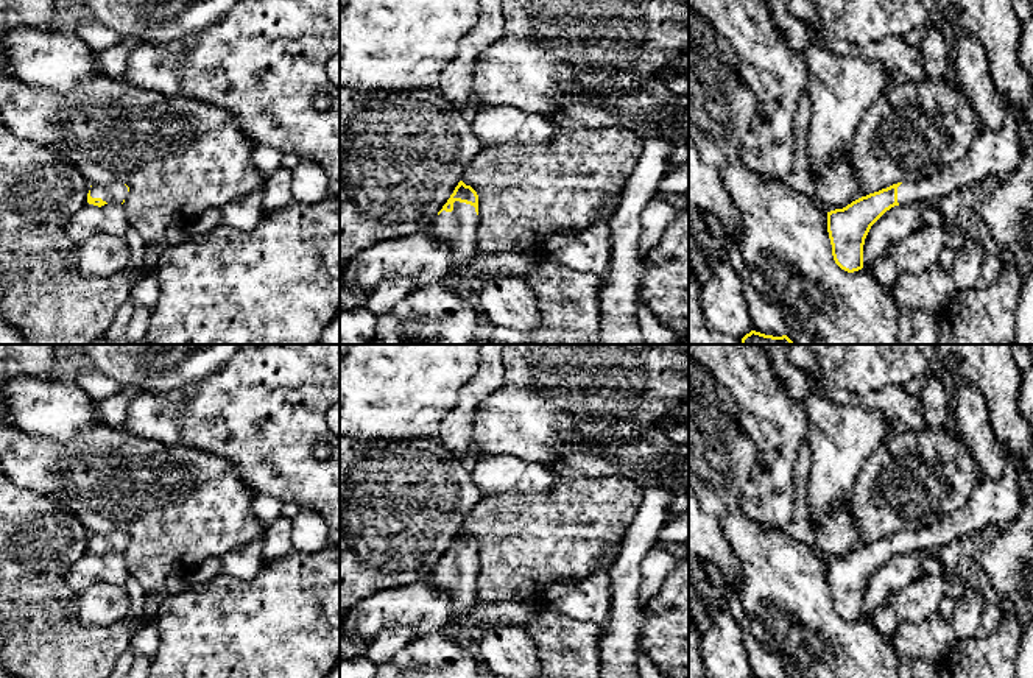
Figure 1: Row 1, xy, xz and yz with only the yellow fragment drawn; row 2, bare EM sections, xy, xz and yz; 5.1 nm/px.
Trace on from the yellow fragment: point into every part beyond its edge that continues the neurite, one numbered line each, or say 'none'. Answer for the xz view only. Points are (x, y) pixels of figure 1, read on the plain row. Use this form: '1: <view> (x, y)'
1: xz (458, 577)

